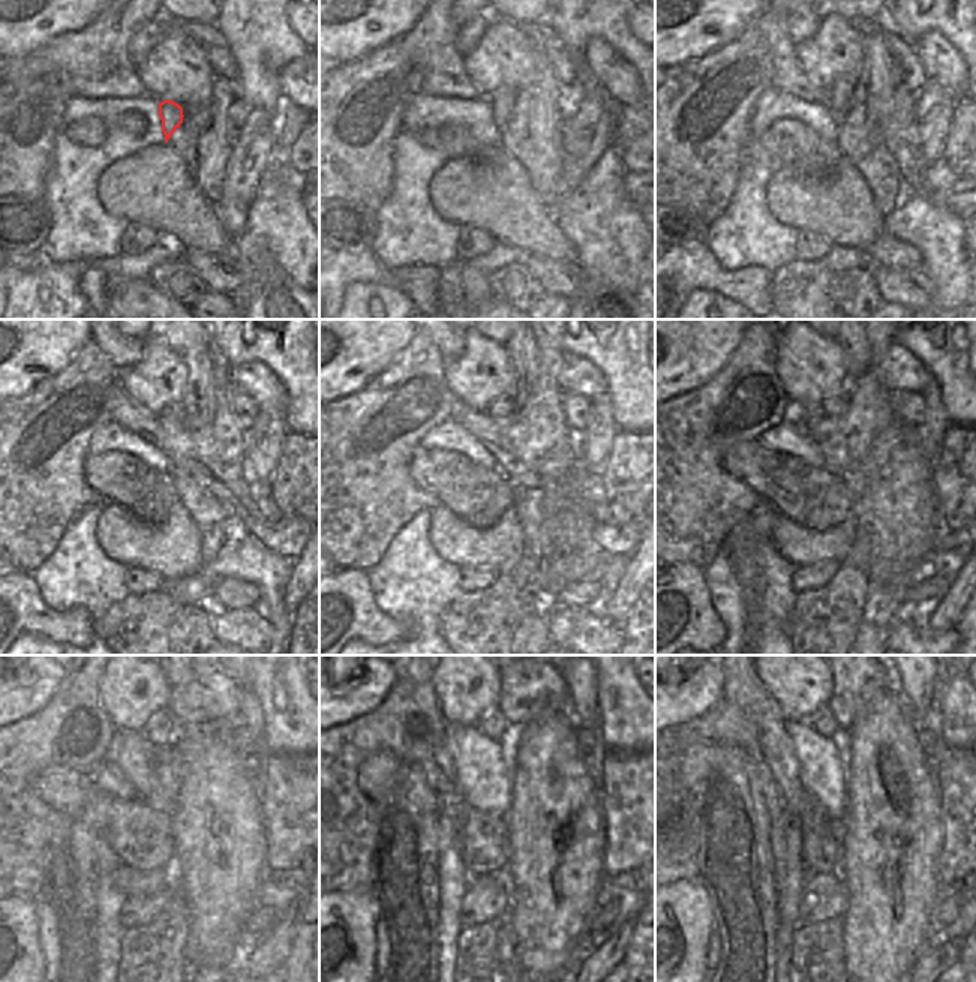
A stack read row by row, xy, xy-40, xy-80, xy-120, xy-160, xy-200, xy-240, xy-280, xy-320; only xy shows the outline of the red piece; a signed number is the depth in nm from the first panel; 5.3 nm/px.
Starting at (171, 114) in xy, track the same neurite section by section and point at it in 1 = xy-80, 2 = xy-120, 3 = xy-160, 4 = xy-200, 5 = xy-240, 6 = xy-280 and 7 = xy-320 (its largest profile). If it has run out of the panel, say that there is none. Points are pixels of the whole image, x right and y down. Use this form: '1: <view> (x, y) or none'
1: xy-80 (840, 93)
2: xy-120 (173, 414)
3: xy-160 (504, 405)
4: xy-200 (835, 404)
5: xy-240 (158, 727)
6: xy-280 (492, 724)
7: xy-320 (823, 721)

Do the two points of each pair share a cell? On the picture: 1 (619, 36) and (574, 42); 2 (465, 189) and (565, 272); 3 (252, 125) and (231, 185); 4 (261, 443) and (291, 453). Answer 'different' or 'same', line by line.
1: same
2: different
3: same
4: different

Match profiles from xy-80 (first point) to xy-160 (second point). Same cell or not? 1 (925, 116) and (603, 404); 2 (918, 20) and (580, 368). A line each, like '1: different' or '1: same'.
1: same
2: different

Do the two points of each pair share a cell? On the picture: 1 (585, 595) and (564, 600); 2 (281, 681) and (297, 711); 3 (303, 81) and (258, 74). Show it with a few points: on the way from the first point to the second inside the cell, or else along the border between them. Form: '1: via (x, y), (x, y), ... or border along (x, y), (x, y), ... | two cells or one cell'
1: via (580, 595), (568, 597) | one cell
2: via (282, 688), (290, 703) | one cell
3: border along (303, 53), (282, 66), (279, 72), (279, 92) | two cells

